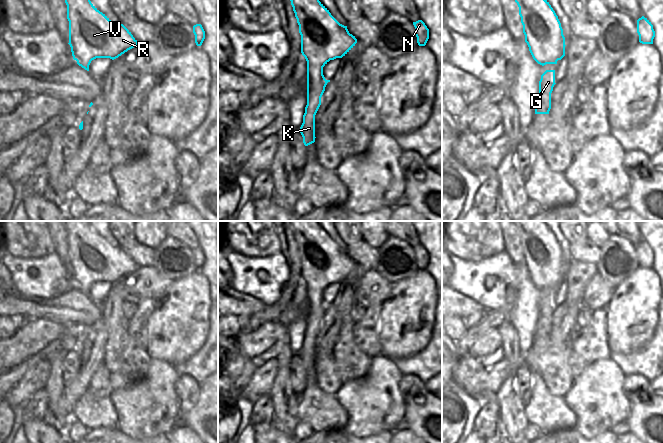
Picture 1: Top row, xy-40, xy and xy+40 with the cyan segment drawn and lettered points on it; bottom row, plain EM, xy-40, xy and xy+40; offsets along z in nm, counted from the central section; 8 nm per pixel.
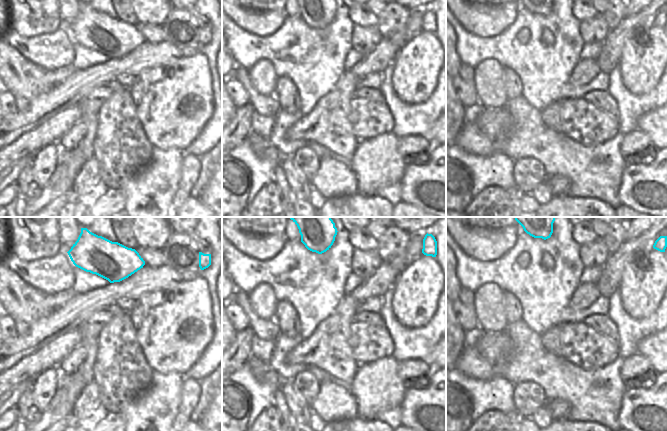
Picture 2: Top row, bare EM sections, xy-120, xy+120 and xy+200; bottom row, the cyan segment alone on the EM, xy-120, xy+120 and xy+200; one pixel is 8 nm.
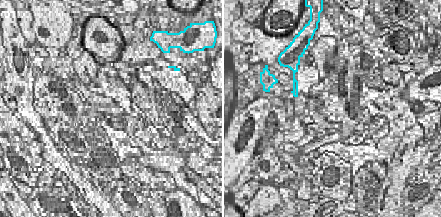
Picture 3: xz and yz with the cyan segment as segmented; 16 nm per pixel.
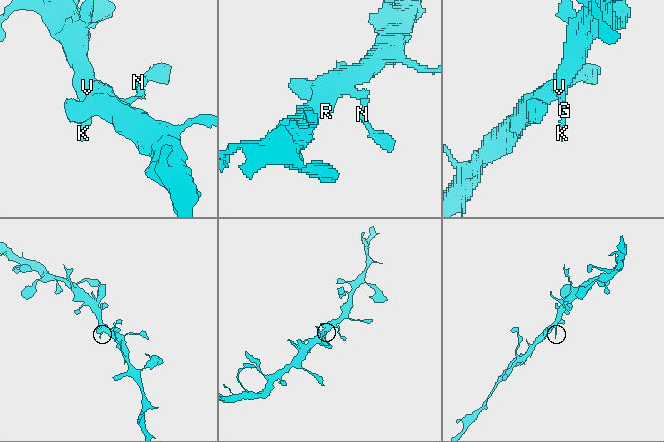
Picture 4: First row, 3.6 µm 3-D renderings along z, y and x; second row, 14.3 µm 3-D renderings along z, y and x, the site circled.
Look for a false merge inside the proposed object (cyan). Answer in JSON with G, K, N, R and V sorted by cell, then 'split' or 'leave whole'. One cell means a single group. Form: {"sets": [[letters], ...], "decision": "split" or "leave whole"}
{"sets": [["G", "K", "N", "R", "V"]], "decision": "leave whole"}

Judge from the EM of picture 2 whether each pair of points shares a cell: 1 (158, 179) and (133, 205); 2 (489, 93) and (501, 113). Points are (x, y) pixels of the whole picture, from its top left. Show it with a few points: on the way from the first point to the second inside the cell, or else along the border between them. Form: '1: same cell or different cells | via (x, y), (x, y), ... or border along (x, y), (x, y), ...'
1: same cell | via (153, 185), (139, 199)
2: different cells | border along (504, 105), (488, 106), (485, 108)

